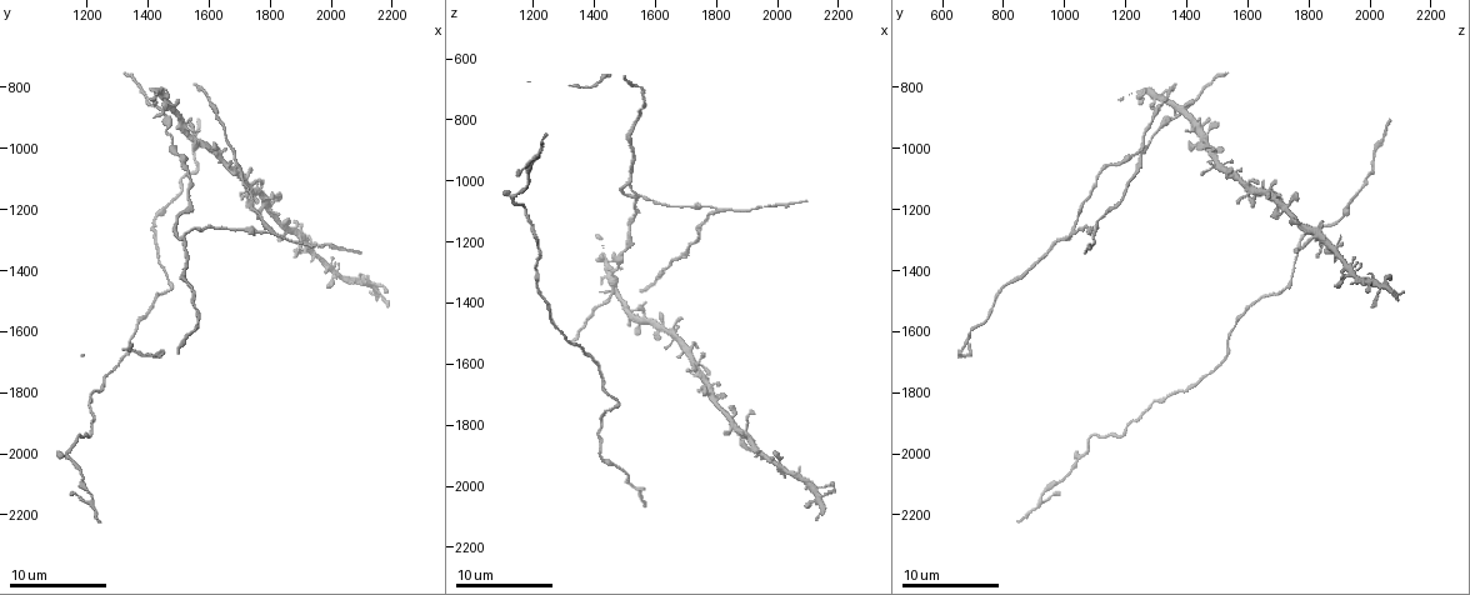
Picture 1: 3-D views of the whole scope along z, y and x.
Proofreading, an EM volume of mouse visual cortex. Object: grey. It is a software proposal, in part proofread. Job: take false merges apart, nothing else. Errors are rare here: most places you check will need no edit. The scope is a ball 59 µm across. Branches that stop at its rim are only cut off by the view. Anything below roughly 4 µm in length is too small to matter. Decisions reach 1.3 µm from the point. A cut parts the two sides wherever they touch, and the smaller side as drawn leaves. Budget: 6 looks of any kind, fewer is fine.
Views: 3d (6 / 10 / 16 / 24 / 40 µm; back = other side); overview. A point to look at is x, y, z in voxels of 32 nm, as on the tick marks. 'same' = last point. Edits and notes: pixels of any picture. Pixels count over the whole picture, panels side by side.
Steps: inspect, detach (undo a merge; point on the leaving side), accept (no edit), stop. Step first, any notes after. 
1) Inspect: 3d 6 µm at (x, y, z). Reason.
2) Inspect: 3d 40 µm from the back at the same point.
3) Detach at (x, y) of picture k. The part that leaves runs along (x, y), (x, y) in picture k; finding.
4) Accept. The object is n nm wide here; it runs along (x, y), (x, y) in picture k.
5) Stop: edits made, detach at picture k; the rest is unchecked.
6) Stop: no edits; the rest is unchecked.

Inspect: 3d 10 µm at (1790, 1260, 1100). Three arms meet.

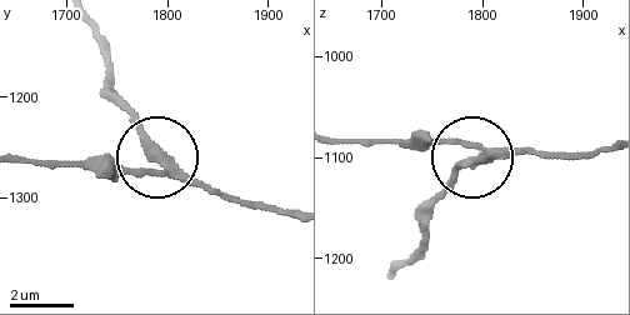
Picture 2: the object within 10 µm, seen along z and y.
Detach at (153, 141) of picture 2. The object is 220 nm wide here; the part that leaves runs along (183, 176), (121, 106), (98, 26) in picture 2; two neurons meet here.

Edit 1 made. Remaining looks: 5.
Inspect: 3d 10 µm at (1510, 1290, 1020). Arms part here.

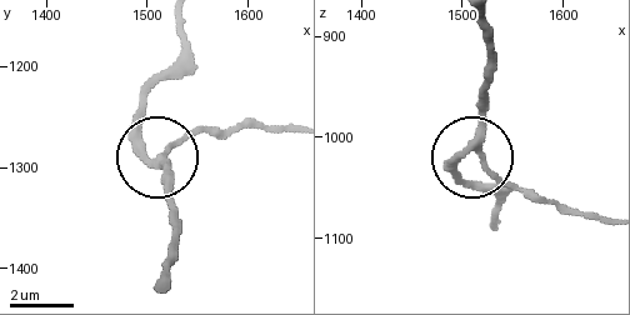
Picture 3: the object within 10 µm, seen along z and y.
Inspect: 3d 10 µm from the back at (1516, 1288, 1014).

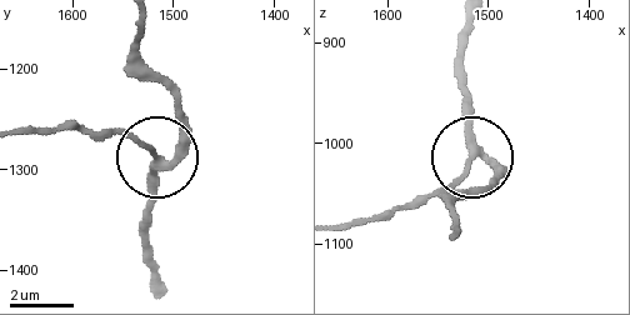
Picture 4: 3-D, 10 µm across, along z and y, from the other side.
Accept. It runs along (451, 228), (451, 204), (493, 178), (484, 164), (423, 206) in picture 4; continuous, no second neuron.

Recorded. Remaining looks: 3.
Inspect: 3d 10 µm at (1420, 1290, 1780).

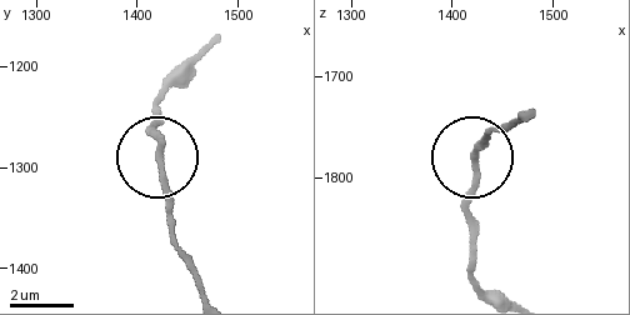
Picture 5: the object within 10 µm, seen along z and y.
Inspect: 3d 6 µm at (1422, 1284, 1784). Zoom in.

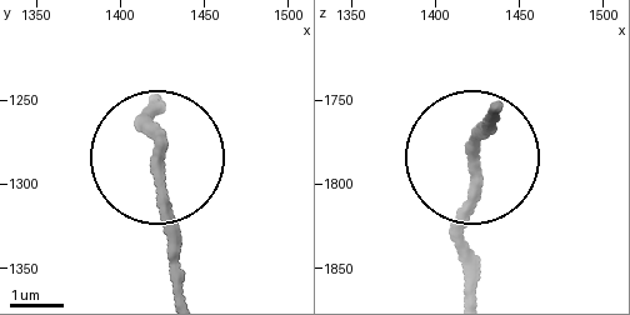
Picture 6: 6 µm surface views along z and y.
Accept. The object is 200 nm wide here; all the same neuron.

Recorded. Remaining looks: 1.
Stop: edits made, detach at picture 2; the rest is unchecked.

